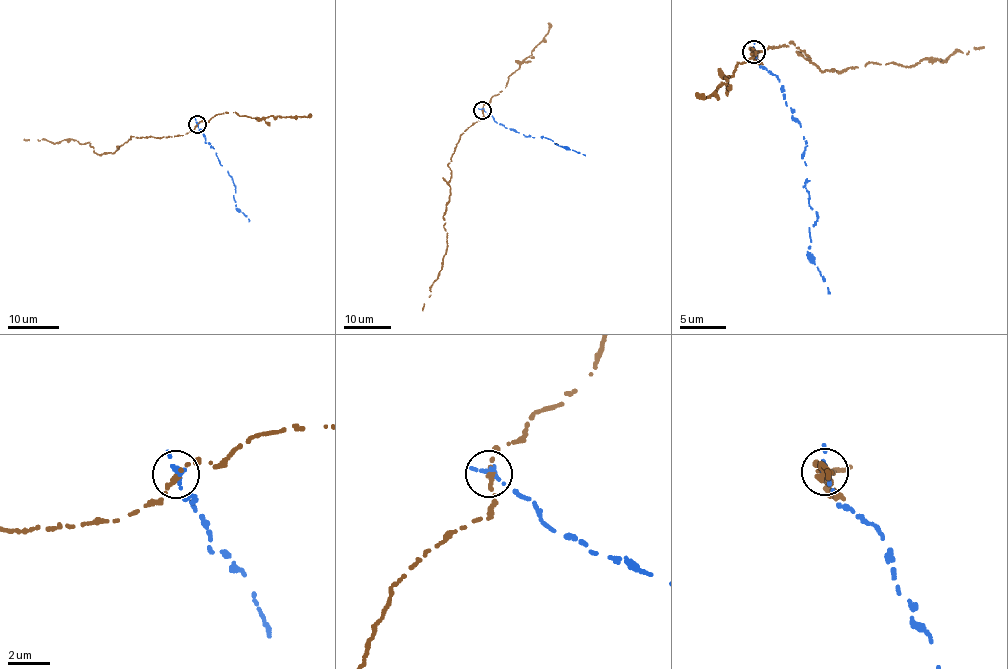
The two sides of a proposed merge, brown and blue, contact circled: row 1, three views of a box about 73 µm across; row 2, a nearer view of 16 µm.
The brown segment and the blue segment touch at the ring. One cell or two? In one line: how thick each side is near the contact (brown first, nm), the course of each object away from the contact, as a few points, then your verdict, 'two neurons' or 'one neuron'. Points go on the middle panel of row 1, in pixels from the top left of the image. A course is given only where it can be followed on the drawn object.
280/280 nm | brown via (482, 109), (482, 120), (464, 130), (448, 163), (450, 191), (442, 218), (447, 246), (442, 267), (422, 310) | blue via (481, 109), (505, 127), (523, 135), (551, 139), (585, 155) | two neurons

